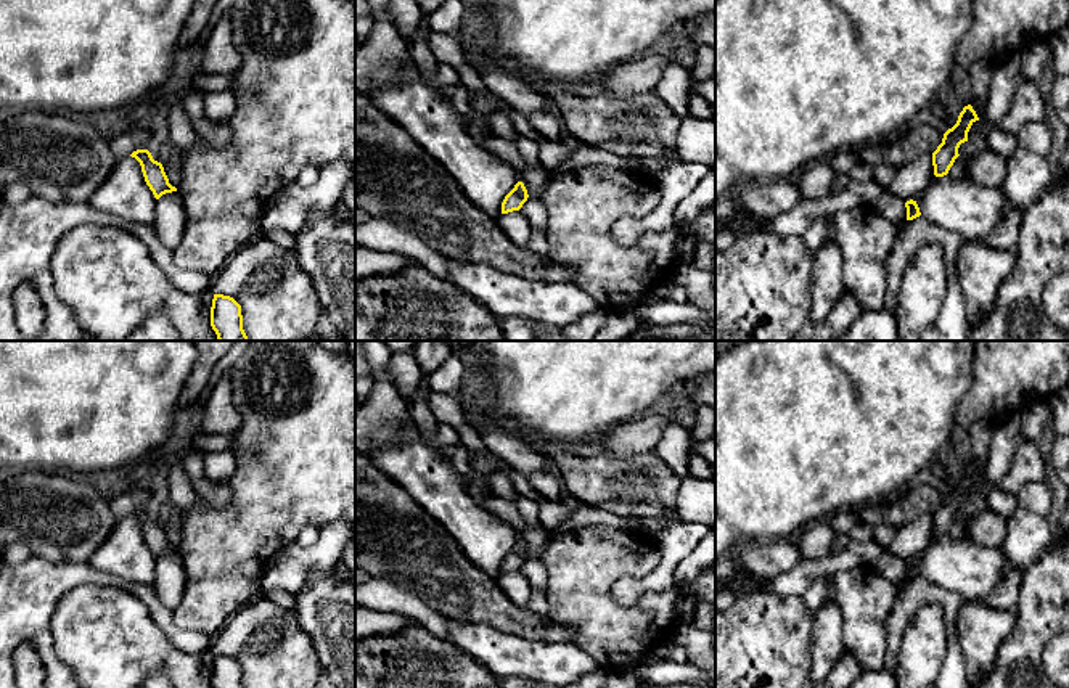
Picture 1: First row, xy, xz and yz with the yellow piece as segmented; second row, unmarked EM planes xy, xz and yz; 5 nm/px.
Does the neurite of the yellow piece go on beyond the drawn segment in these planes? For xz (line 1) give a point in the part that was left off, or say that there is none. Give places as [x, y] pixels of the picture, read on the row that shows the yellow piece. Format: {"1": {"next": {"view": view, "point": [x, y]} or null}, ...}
{"1": {"next": null}}

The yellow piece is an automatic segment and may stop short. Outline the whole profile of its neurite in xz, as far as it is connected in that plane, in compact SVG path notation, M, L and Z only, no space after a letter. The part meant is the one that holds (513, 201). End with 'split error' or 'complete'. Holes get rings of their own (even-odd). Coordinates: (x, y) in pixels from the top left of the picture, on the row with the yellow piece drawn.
M518 182L514 188L505 196L502 203L502 214L519 211L527 201L529 195L522 182Z; complete

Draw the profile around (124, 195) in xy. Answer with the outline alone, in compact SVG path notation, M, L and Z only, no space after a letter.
M132 156L121 158L108 178L88 199L88 204L116 219L148 223L154 222L158 199L145 182L140 162Z

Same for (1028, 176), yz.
M1018 148L1006 158L1005 182L1000 190L1006 199L1005 217L985 235L985 246L1016 252L1018 238L1022 230L1022 212L1051 185L1053 170L1045 156Z

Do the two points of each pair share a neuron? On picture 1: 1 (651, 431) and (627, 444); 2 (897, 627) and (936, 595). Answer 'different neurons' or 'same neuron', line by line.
1: same neuron
2: same neuron

